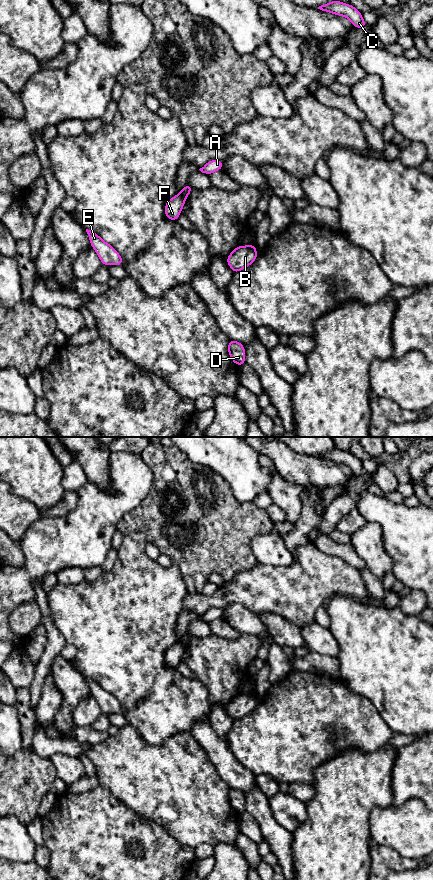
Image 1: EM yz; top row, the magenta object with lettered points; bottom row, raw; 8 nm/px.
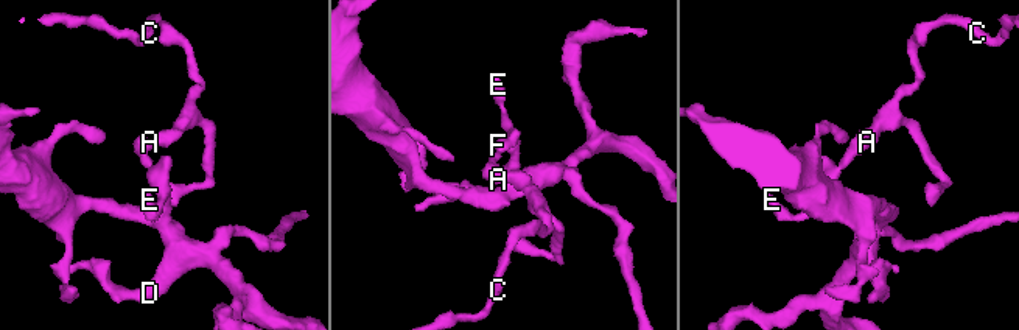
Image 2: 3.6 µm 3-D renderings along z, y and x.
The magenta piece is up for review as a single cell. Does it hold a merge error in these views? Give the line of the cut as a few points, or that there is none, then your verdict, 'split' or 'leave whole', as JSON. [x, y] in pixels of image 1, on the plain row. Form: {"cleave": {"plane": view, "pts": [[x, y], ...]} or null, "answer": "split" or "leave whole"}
{"cleave": {"plane": "yz", "pts": [[179, 642], [184, 648]]}, "answer": "split"}

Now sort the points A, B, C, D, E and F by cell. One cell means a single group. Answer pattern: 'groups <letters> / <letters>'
groups A C / B D E F

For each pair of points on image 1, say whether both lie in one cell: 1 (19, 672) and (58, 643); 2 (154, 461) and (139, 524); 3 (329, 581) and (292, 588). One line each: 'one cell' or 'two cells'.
1: two cells
2: one cell
3: one cell

